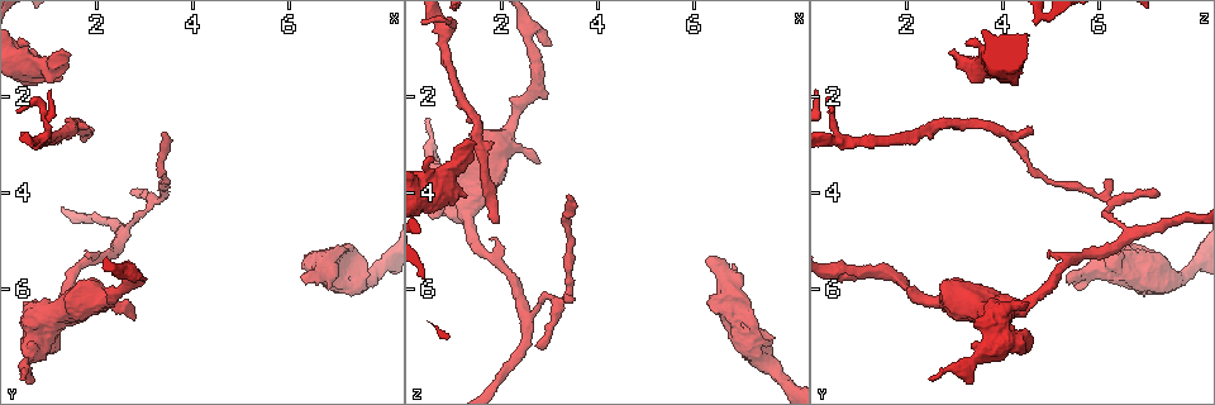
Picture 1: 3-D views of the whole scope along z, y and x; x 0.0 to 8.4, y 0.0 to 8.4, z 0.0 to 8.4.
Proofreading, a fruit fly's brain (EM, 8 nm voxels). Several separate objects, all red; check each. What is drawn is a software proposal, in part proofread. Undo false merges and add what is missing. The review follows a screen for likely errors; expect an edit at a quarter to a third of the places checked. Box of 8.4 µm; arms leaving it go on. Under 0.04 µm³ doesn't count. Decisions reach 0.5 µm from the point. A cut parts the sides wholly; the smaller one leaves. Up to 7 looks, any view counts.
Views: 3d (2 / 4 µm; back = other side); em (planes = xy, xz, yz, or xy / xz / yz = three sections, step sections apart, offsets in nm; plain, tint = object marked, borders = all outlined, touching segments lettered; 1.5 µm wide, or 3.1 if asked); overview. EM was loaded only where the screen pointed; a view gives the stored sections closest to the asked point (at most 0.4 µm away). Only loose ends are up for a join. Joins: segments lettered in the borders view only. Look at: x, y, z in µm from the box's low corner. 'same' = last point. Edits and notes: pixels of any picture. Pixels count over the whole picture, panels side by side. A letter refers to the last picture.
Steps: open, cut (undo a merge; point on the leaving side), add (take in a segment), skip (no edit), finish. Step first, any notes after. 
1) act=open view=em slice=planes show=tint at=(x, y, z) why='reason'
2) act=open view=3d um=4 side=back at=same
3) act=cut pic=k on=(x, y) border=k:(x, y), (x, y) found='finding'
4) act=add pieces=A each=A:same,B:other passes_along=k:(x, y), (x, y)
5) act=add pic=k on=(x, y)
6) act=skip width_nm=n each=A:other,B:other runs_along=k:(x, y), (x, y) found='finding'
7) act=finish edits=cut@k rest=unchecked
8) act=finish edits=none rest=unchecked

act=open view=3d um=2 at=(6.30, 5.85, 5.45) why='stops while still wide'

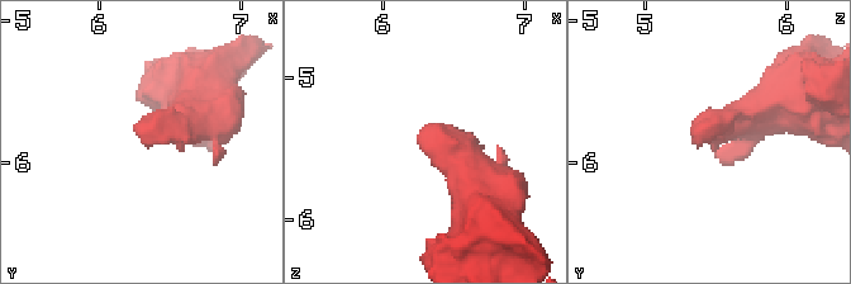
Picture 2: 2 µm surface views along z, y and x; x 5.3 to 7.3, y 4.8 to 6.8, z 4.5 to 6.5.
act=open view=em slice=planes show=borders at=(6.32, 5.88, 5.40)

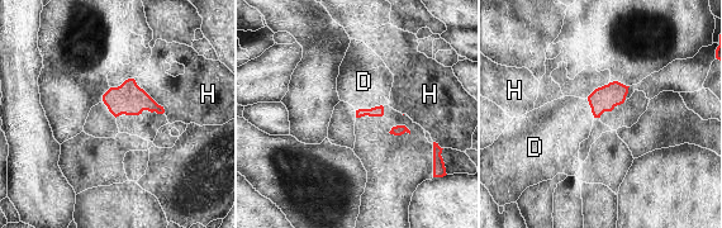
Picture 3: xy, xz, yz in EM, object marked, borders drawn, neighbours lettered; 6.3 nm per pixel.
act=add pieces=D longest_contact=H:300nm each=D:same,H:other found='it goes on there'

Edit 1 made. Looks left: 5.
act=open view=em slice=xz step=8 show=tint at=(1.85, 2.75, 4.65) why='long arm stops here'

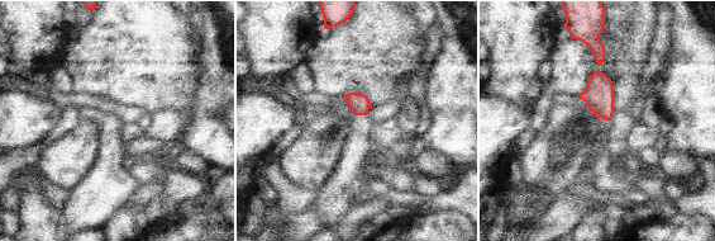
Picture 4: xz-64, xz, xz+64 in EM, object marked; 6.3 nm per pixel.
act=open view=em slice=planes show=borders at=same why='another direction'

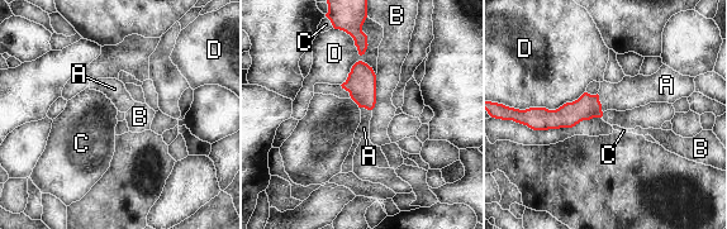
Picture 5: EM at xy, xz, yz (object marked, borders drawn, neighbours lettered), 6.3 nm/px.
act=add pieces=A width_nm=160 each=A:same,B:other,C:other,D:other passes_along=5:(587, 106), (599, 103), (631, 92) found='it goes on there'

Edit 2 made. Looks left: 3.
act=open view=em slice=xz step=8 show=tint at=(1.40, 1.10, 2.90) why='an open end'

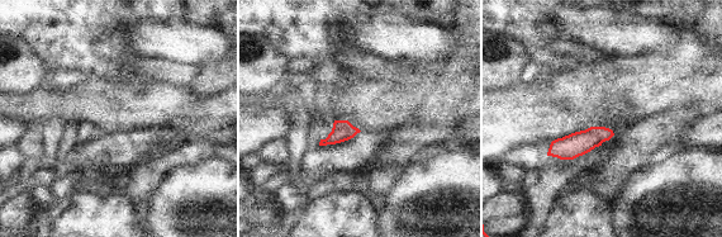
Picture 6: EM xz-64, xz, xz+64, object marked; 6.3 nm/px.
act=open view=em slice=xy step=4 show=borders at=same why='cut it another way'

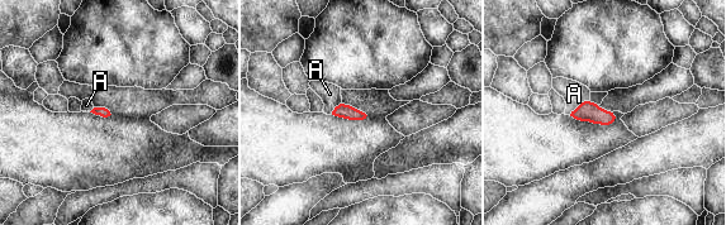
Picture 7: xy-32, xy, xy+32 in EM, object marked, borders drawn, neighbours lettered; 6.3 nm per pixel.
act=skip longest_contact=A:160nm each=A:other border=7:(589, 100), (582, 101), (569, 114) found='none of them fits'

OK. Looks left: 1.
act=finish edits=add@3,add@5 rest=unchecked

